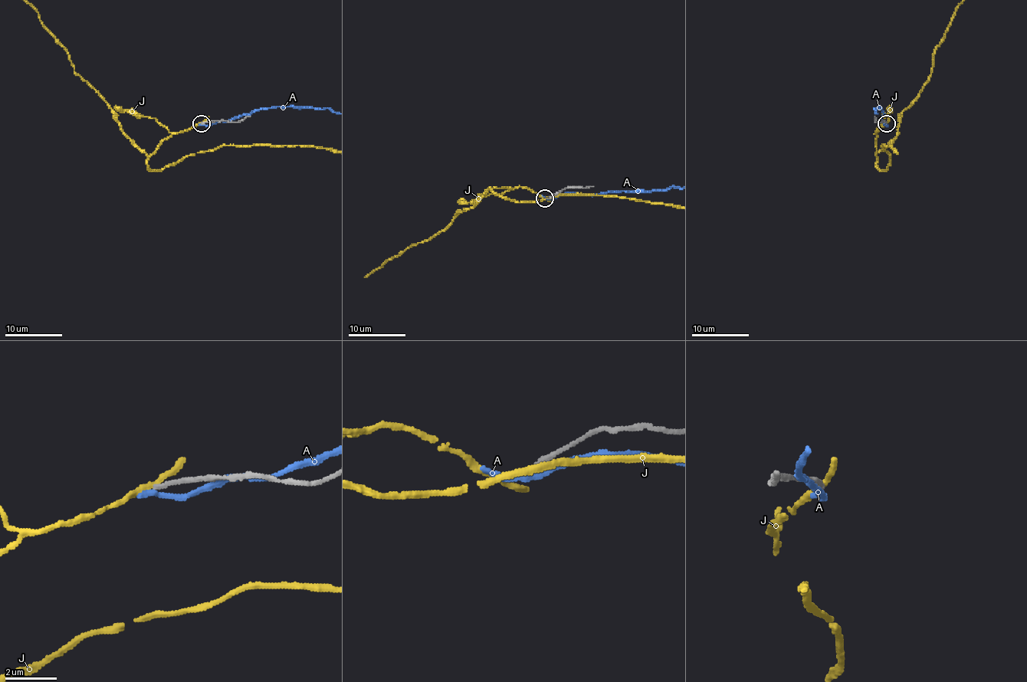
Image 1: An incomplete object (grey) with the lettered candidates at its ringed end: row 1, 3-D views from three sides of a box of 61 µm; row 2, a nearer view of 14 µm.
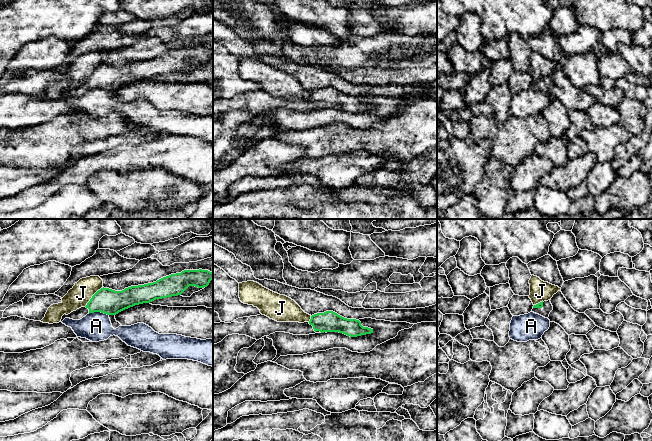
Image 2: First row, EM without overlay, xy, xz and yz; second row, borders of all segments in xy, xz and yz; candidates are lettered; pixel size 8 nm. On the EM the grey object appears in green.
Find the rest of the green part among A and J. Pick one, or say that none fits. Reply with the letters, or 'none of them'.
none of them

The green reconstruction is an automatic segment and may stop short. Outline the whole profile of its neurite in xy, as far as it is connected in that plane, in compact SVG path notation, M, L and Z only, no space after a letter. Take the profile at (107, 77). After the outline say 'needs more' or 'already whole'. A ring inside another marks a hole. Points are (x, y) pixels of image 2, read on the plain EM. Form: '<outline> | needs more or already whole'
M184 46L181 49L163 53L156 58L131 62L122 67L103 63L92 72L85 83L81 83L68 91L64 90L61 98L65 94L80 96L87 90L94 88L116 91L135 81L181 71L189 62L207 63L212 55L213 48L208 46Z | needs more

